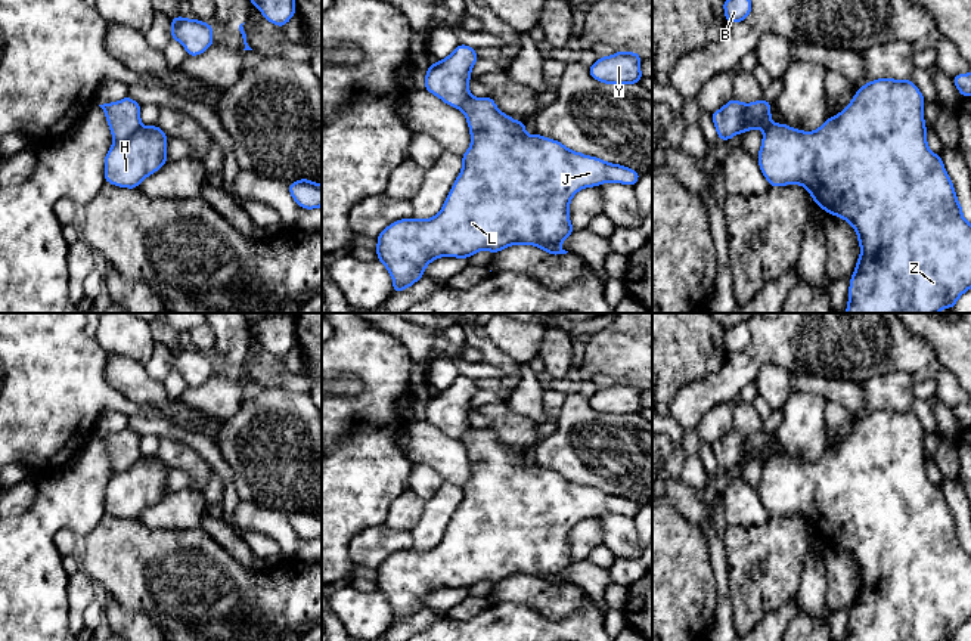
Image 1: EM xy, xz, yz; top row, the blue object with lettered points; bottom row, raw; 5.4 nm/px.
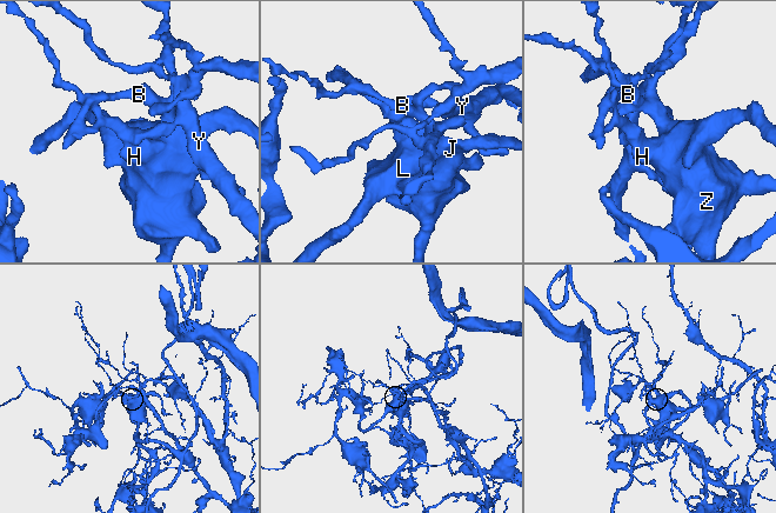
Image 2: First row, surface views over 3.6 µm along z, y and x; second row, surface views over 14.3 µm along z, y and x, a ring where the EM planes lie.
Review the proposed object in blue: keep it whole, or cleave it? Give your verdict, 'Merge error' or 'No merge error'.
Merge error

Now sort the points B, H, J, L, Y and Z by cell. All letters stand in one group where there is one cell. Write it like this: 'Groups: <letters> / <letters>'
Groups: B H J L Z / Y

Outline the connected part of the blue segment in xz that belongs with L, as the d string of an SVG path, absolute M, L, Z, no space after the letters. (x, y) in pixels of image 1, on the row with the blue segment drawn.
M469 97L459 108L468 121L471 146L460 157L463 167L440 213L426 220L401 219L376 238L378 260L393 278L393 292L407 289L424 278L425 267L437 257L468 258L487 250L493 254L516 245L534 245L549 254L567 254L561 242L576 230L570 222L570 201L583 188L604 182L635 186L640 173L621 164L570 151L555 139L525 134L525 123L500 112L487 97Z

